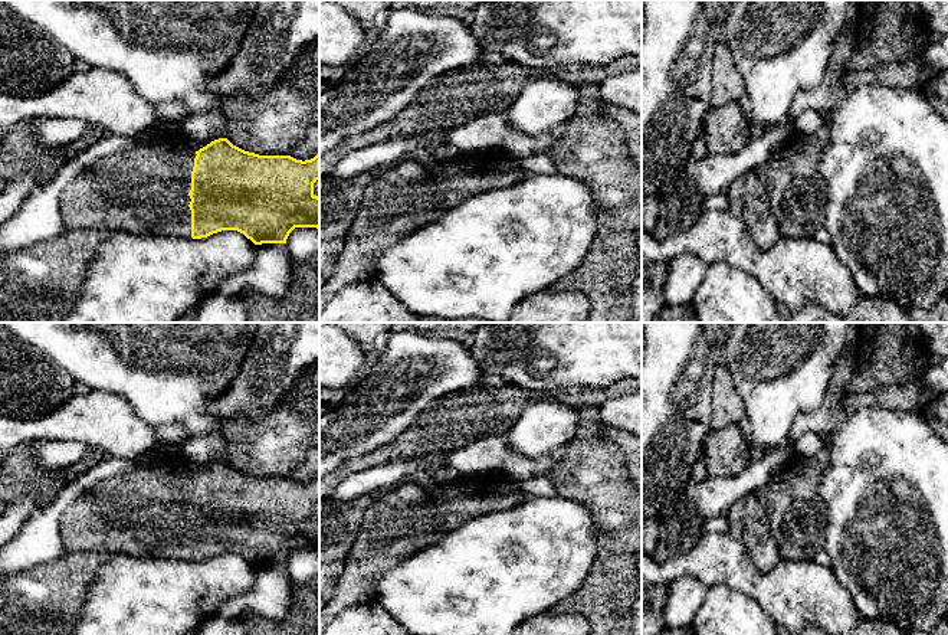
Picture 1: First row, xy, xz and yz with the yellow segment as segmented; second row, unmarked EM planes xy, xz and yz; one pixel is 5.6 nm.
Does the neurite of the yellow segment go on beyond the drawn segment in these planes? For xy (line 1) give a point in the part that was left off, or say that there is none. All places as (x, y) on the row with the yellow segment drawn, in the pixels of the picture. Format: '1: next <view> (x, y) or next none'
1: next xy (144, 190)

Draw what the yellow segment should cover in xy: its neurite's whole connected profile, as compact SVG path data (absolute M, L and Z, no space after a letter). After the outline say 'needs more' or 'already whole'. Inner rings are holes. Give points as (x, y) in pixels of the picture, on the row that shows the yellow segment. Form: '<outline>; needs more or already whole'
M181 131L167 132L157 144L135 145L115 154L96 160L89 168L83 170L72 180L59 197L60 216L63 225L69 229L111 230L135 235L154 236L183 236L201 239L222 230L237 230L250 239L255 245L262 243L286 243L289 233L295 228L319 229L319 197L314 194L314 183L319 180L319 153L311 160L296 160L291 156L259 156L233 145L227 138L219 138L193 151Z; needs more

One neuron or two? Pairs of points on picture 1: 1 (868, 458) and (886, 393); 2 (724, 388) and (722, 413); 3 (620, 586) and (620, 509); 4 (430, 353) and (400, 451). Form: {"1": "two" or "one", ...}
{"1": "two", "2": "one", "3": "one", "4": "two"}

